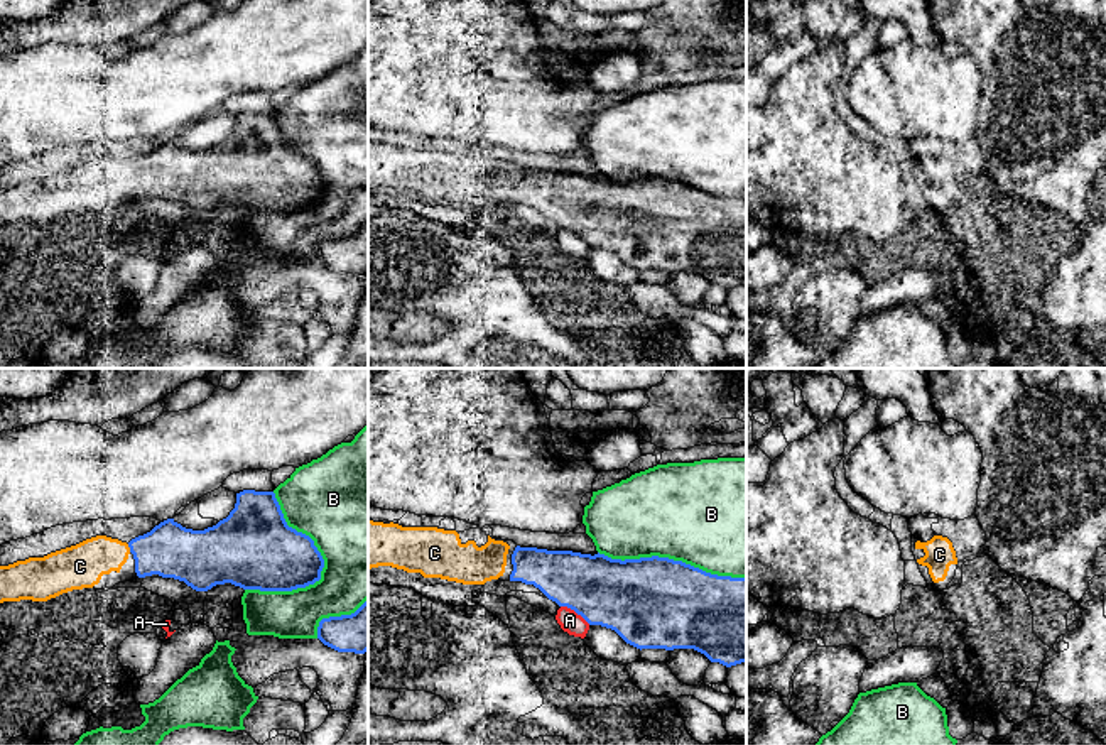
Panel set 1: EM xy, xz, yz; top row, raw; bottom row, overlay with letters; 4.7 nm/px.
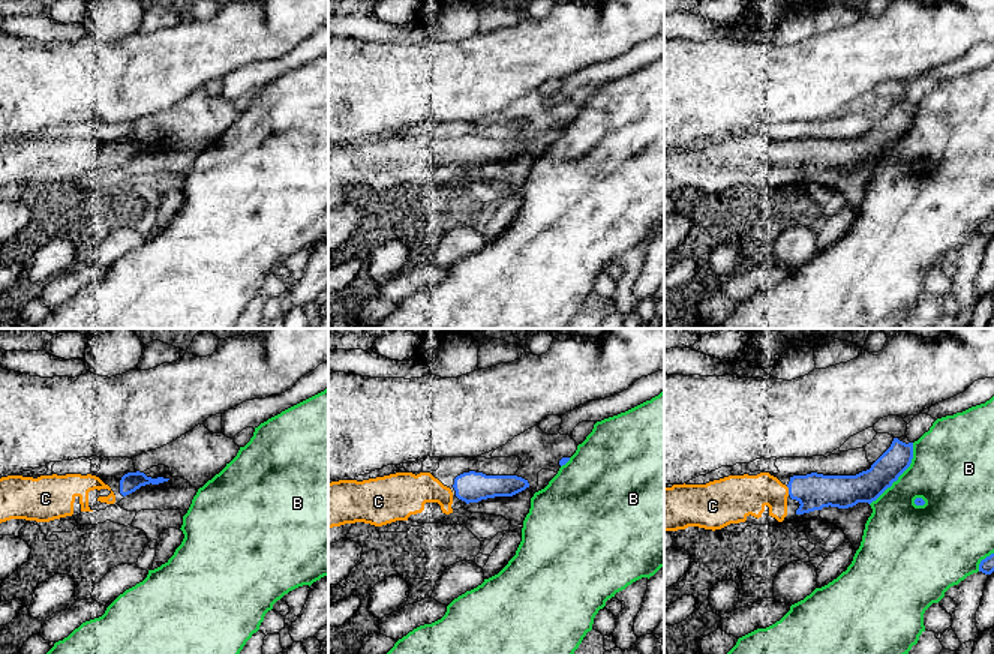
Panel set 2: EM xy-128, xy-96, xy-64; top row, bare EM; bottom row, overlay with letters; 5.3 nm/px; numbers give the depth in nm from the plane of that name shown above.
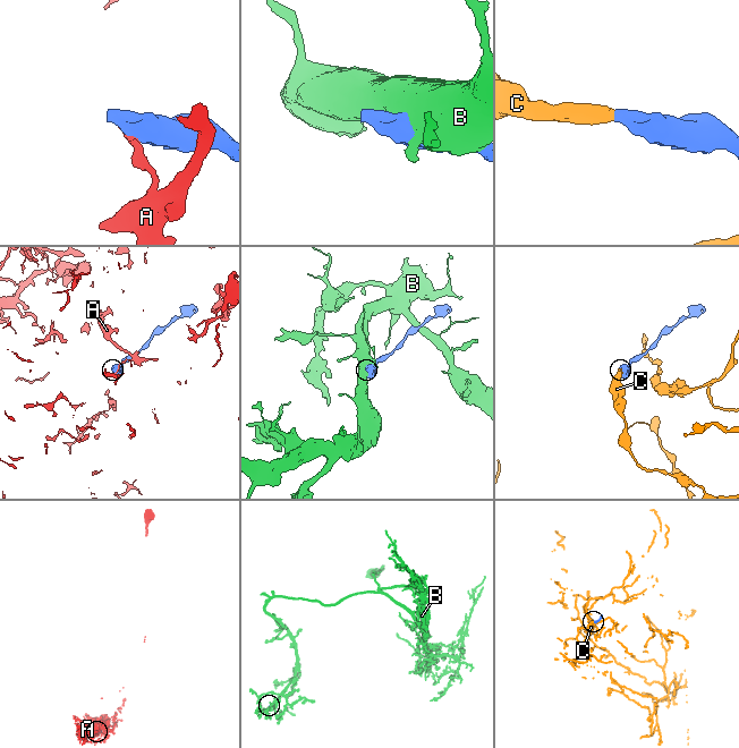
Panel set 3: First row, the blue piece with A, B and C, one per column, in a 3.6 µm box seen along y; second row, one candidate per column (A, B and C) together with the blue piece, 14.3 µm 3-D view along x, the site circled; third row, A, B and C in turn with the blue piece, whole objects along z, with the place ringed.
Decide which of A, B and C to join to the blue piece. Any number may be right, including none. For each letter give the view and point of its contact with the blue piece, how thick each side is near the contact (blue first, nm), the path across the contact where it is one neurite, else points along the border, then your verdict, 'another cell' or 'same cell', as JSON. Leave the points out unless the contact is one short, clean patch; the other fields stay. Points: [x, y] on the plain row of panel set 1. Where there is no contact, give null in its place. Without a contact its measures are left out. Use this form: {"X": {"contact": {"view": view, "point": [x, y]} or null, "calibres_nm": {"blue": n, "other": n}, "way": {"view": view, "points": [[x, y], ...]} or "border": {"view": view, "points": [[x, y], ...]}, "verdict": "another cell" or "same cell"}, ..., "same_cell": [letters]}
{"A": {"contact": {"view": "xz", "point": [576, 233]}, "calibres_nm": {"blue": 340, "other": 100}, "verdict": "another cell"}, "B": {"contact": {"view": "xy", "point": [323, 188]}, "calibres_nm": {"blue": 320, "other": 460}, "verdict": "another cell"}, "C": {"contact": {"view": "xy", "point": [129, 168]}, "calibres_nm": {"blue": 260, "other": 200}, "verdict": "same cell"}, "same_cell": ["C"]}

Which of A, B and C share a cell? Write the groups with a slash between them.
A / B / C

